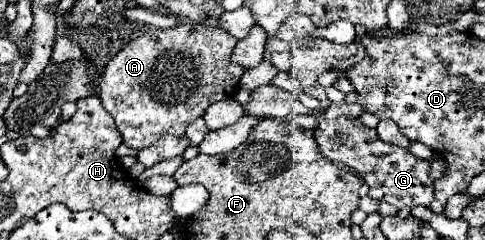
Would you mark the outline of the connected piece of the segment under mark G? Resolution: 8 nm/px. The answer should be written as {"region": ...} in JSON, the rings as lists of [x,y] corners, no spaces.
{"region":[[[345,117],[333,121],[317,119],[317,129],[313,131],[313,137],[315,141],[319,141],[319,151],[325,159],[329,159],[331,163],[347,165],[363,177],[363,181],[369,185],[369,197],[387,201],[397,209],[431,205],[433,183],[429,179],[429,161],[413,157],[407,149],[385,143],[383,139],[379,139],[375,129]]]}

